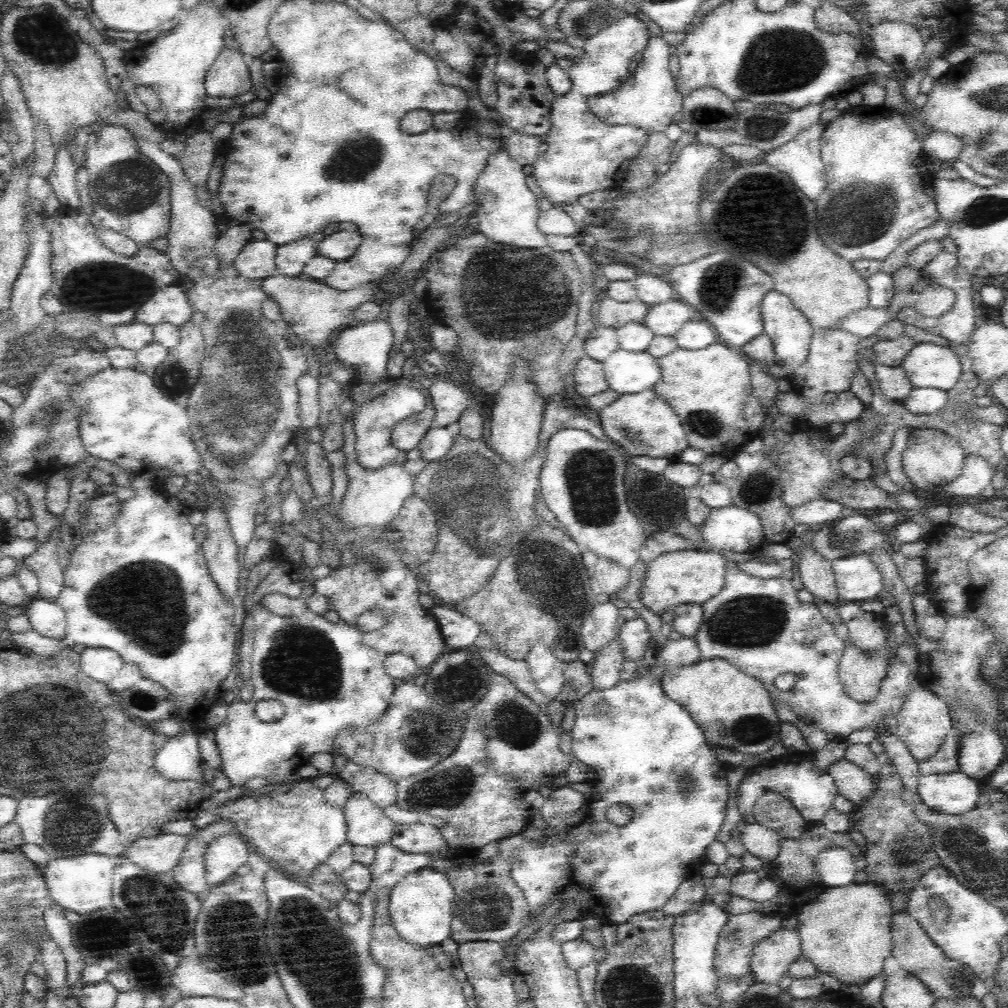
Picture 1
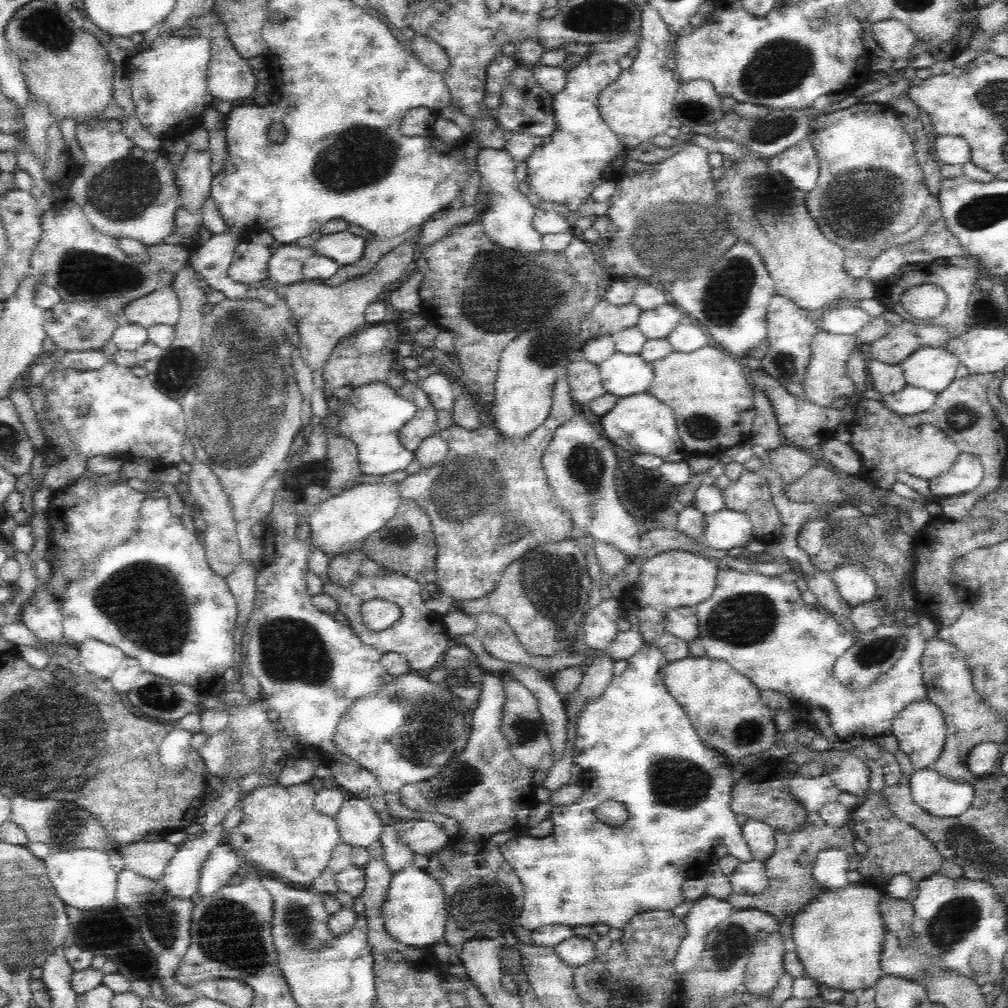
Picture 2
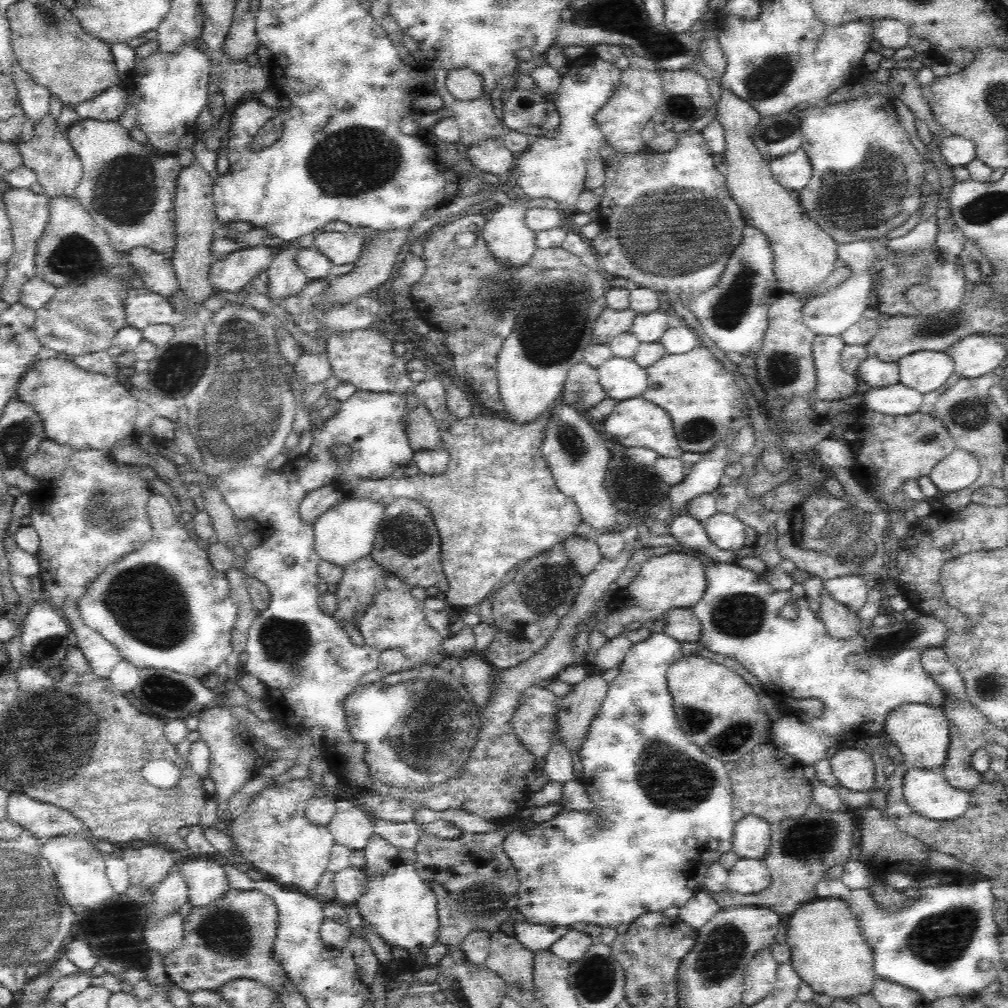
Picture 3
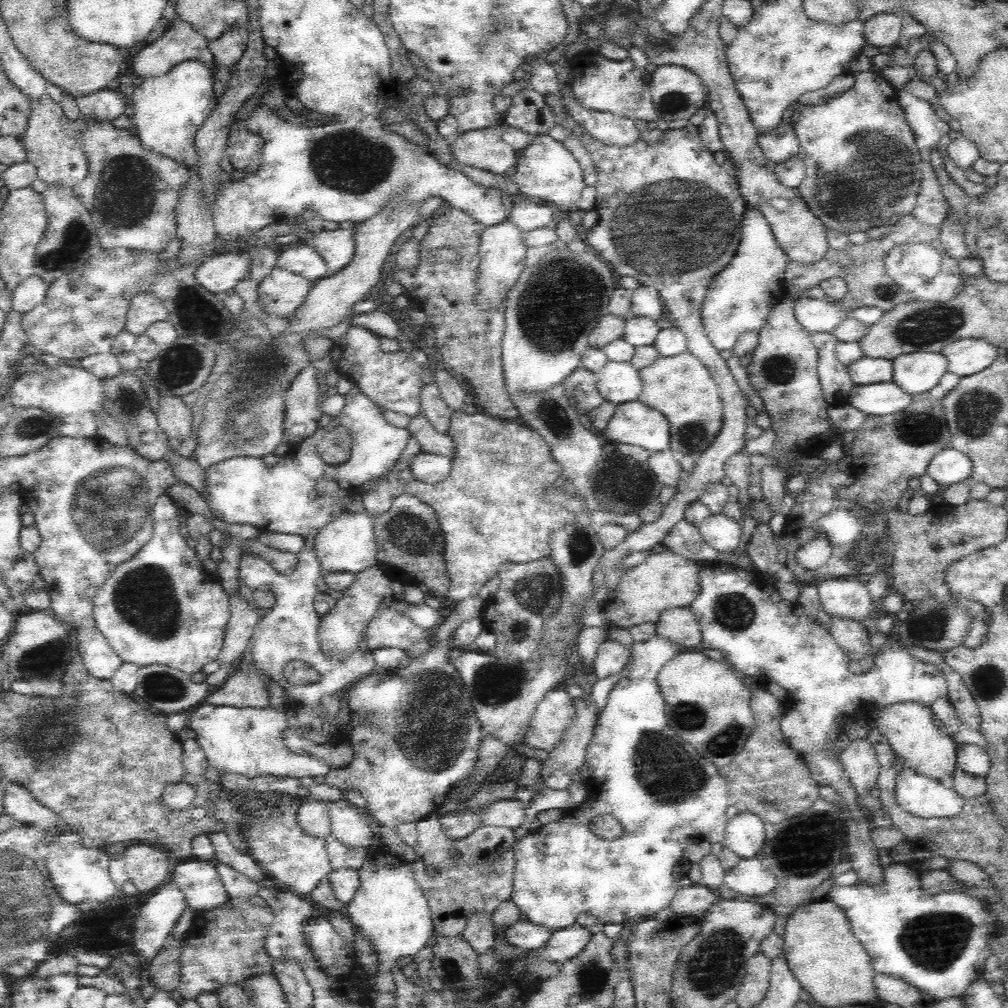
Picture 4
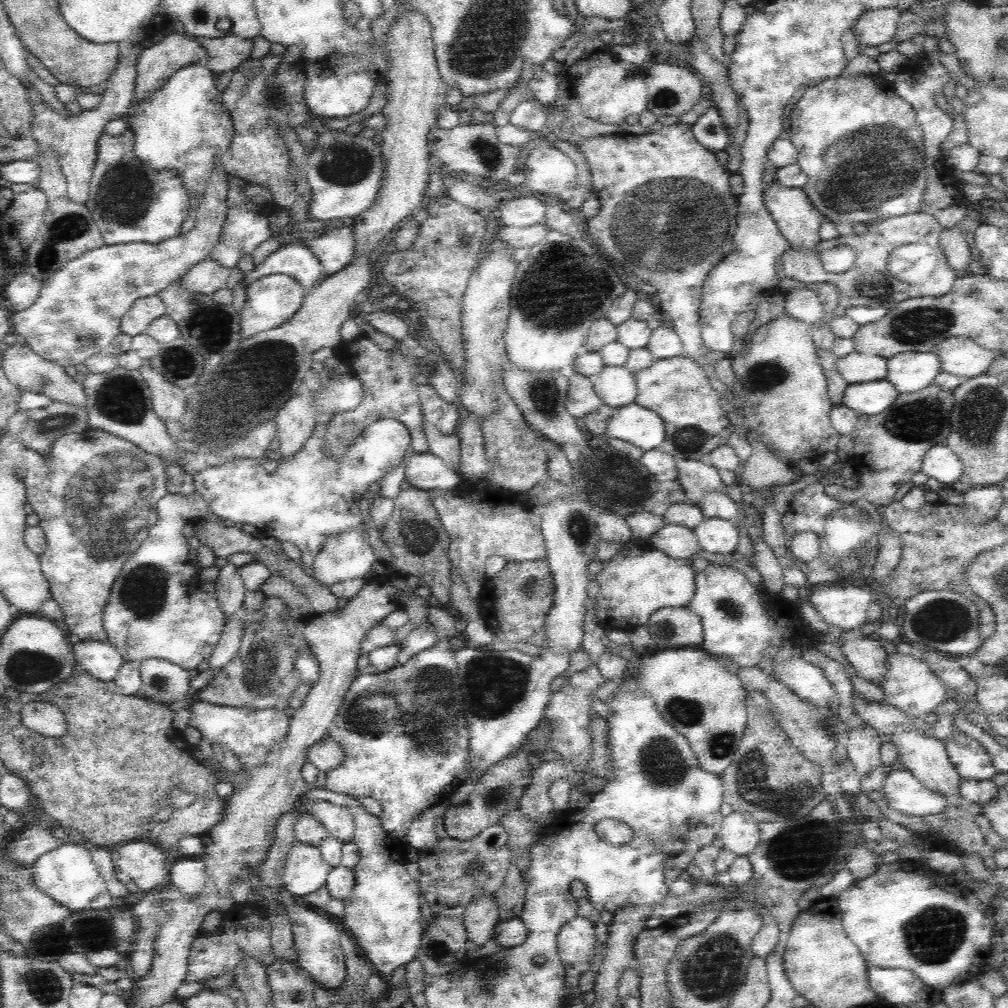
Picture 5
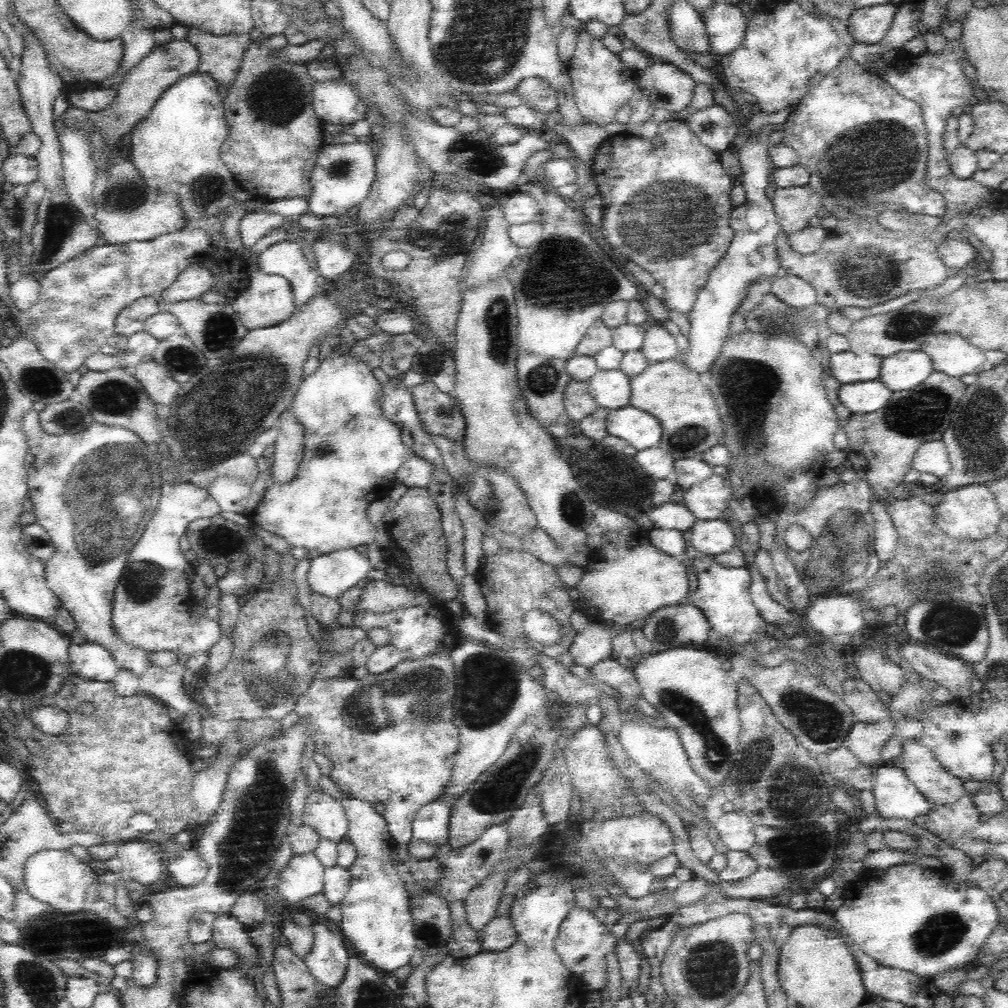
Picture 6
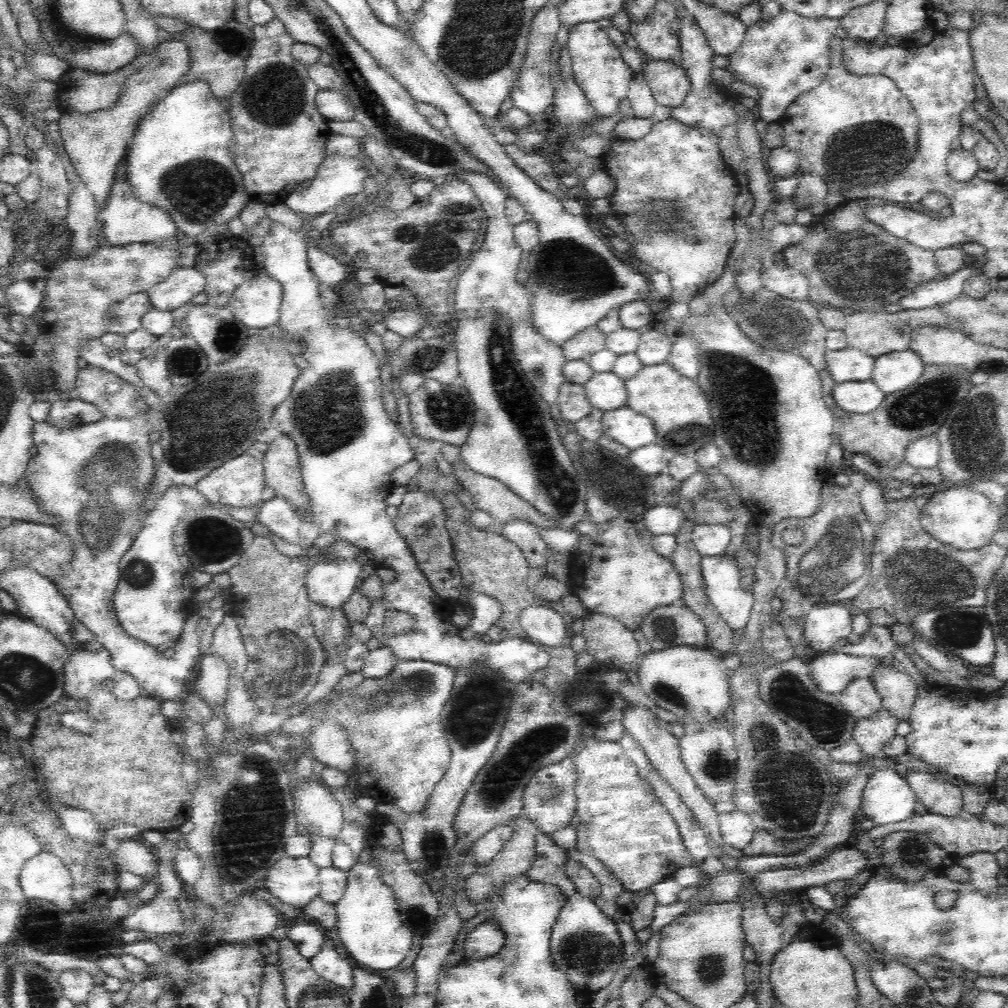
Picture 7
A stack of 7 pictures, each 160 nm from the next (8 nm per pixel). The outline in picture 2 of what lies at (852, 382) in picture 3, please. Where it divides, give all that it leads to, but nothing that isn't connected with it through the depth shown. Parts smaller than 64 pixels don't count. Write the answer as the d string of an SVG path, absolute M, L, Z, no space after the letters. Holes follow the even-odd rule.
M824 329L814 335L811 342L812 359L804 375L803 386L806 399L818 406L829 407L839 396L852 397L857 391L852 379L846 374L846 360L855 350L857 344L855 336L832 334Z

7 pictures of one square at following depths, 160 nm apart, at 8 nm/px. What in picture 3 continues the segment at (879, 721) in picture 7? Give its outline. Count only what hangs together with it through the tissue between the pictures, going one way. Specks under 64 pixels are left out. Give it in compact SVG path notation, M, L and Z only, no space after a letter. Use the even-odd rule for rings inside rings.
M862 744L838 749L829 764L841 787L856 792L873 789L876 768L870 753L863 750Z

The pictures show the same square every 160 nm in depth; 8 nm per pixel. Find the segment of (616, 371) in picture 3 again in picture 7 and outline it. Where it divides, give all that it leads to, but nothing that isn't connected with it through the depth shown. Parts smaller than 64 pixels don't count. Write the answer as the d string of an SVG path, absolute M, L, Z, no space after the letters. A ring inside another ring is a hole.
M595 372L583 387L592 408L612 411L626 405L627 392L624 382L616 373Z

